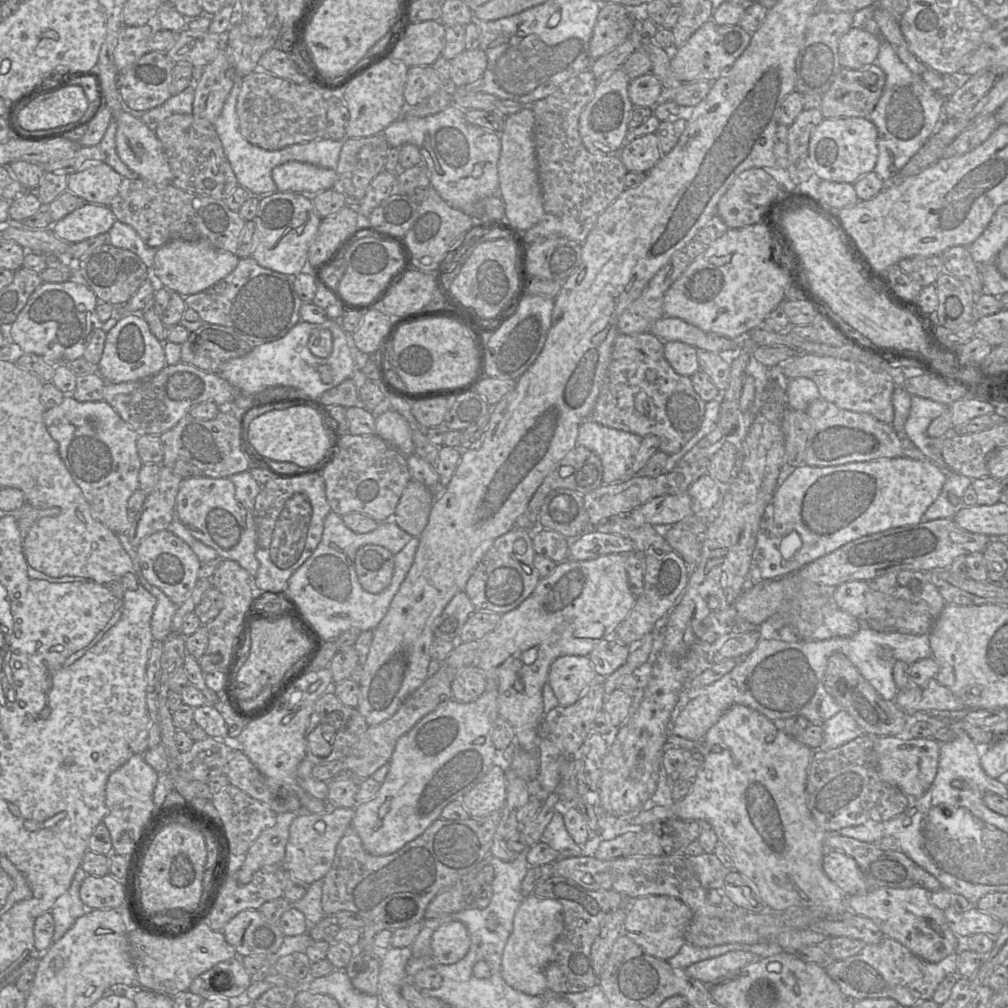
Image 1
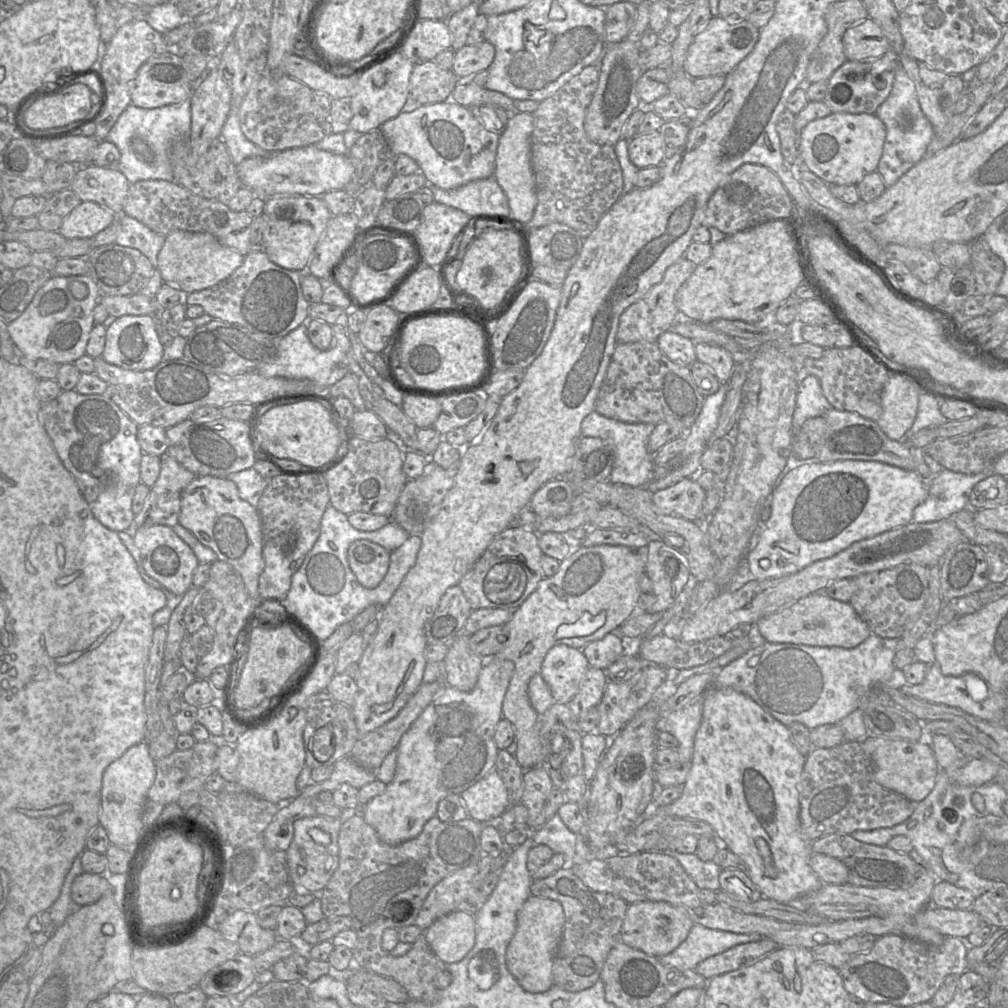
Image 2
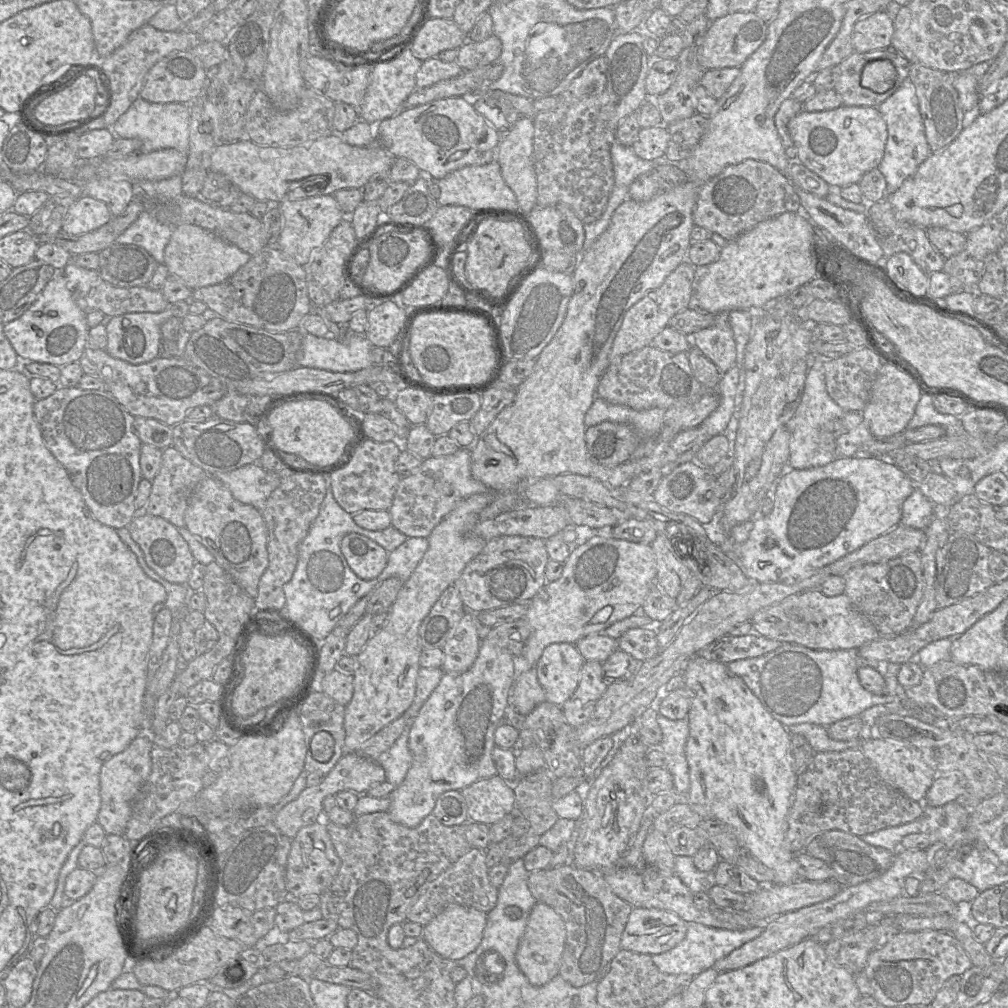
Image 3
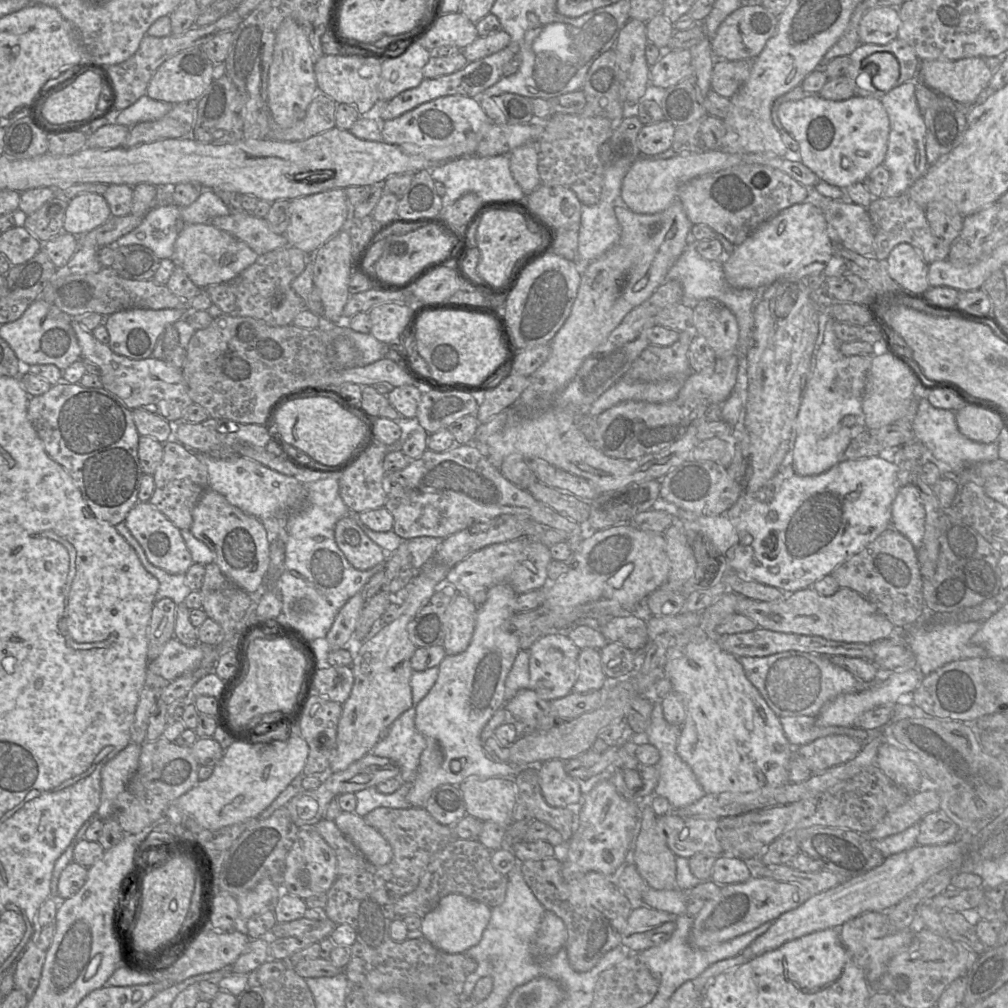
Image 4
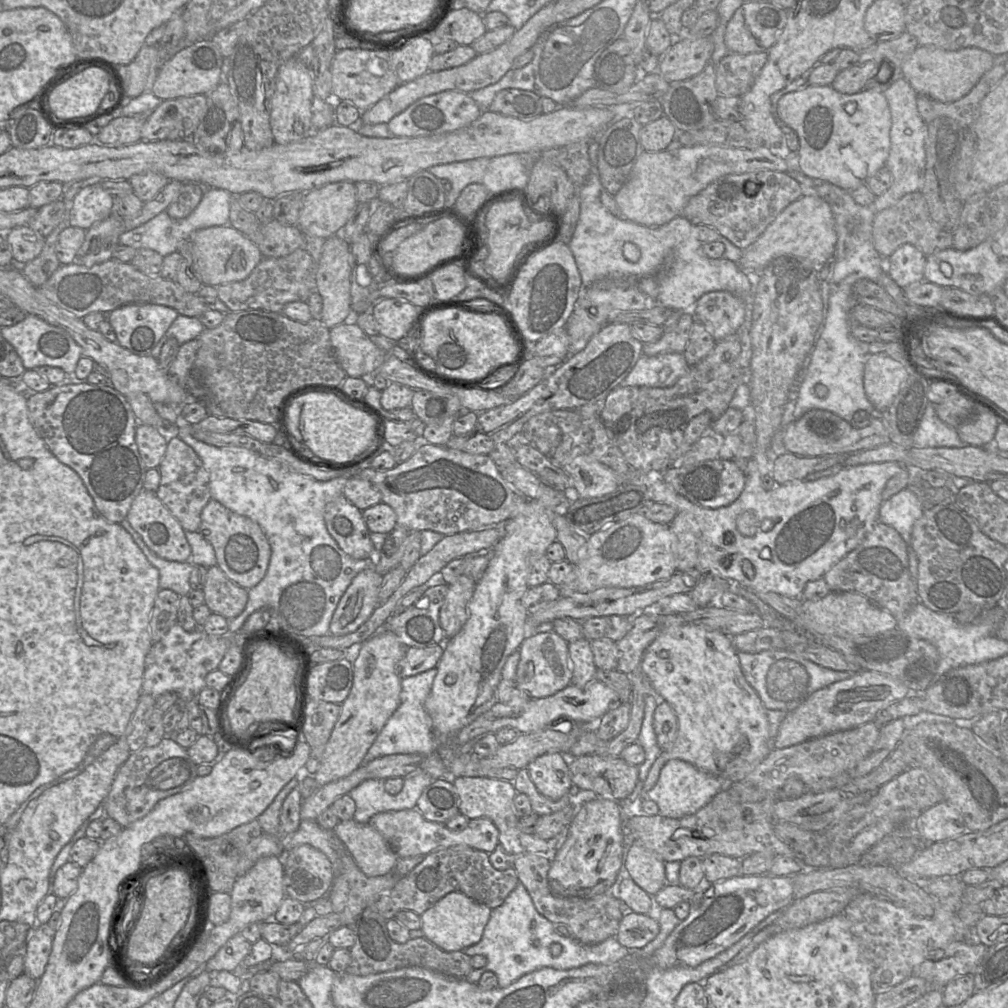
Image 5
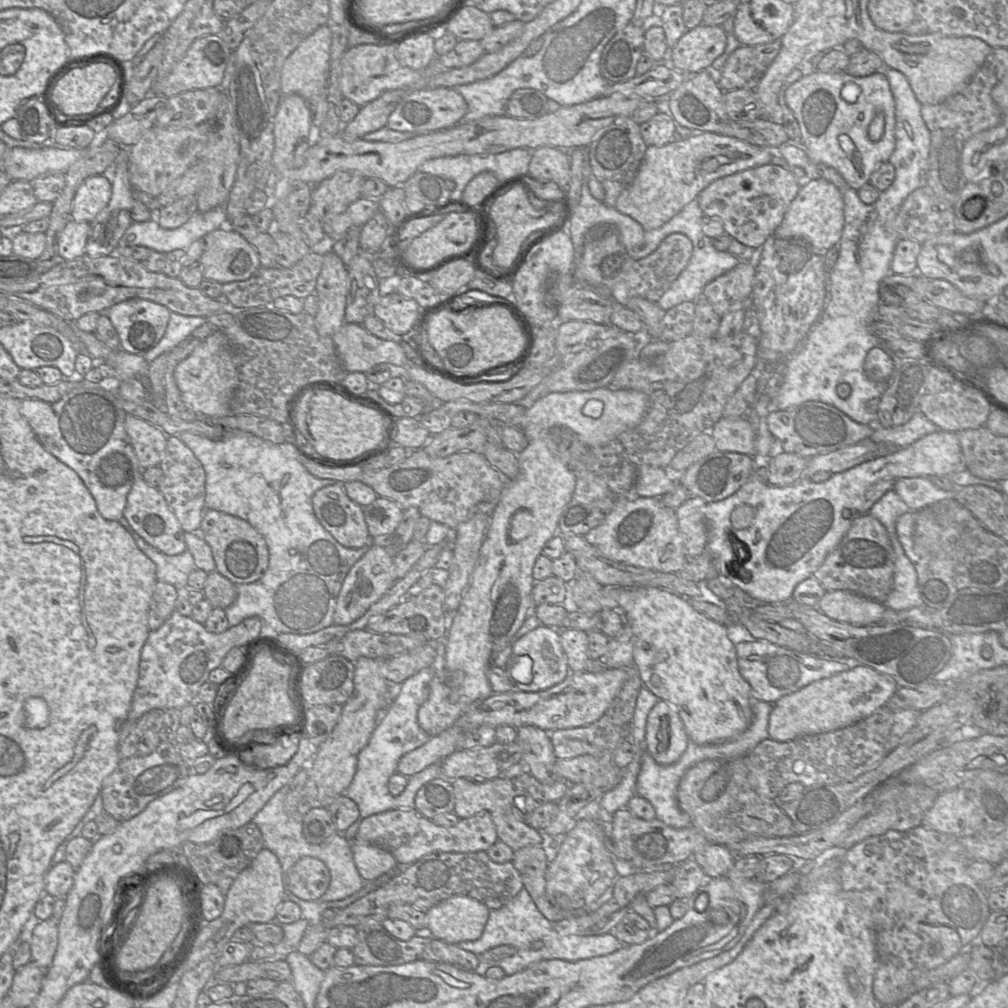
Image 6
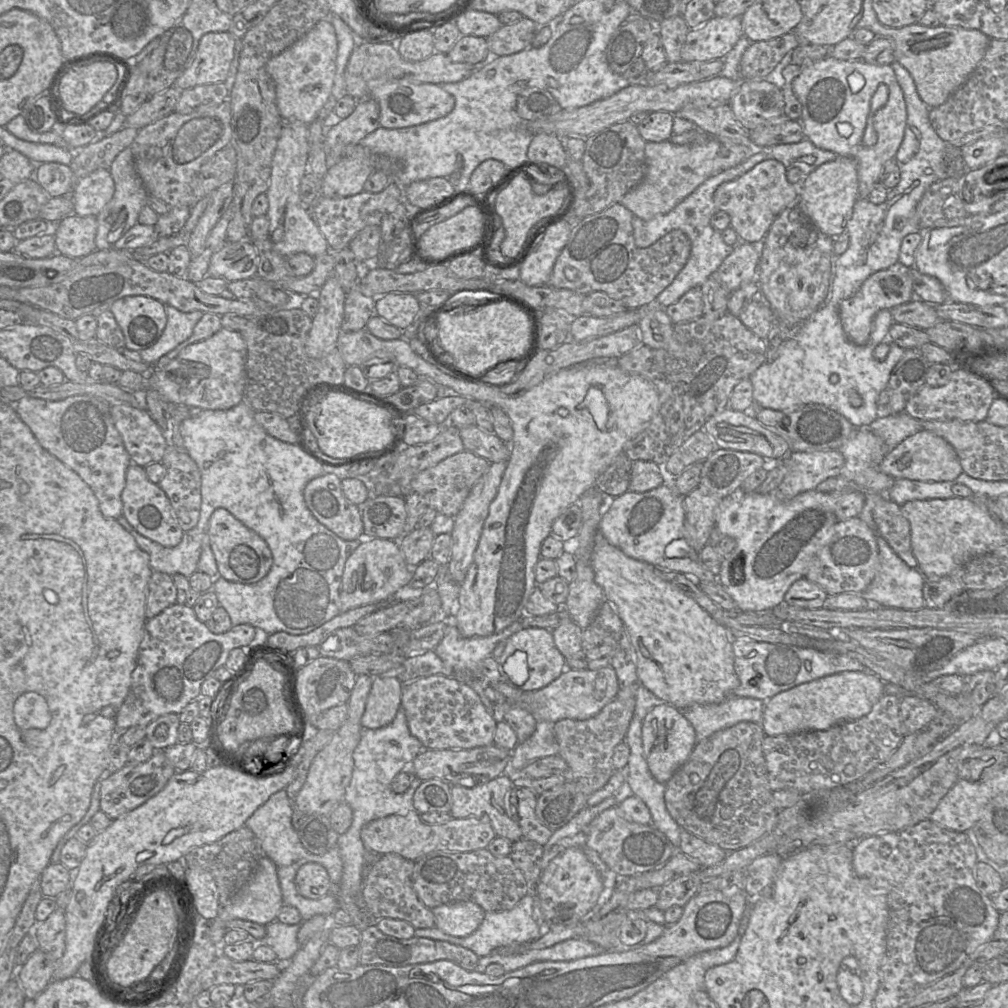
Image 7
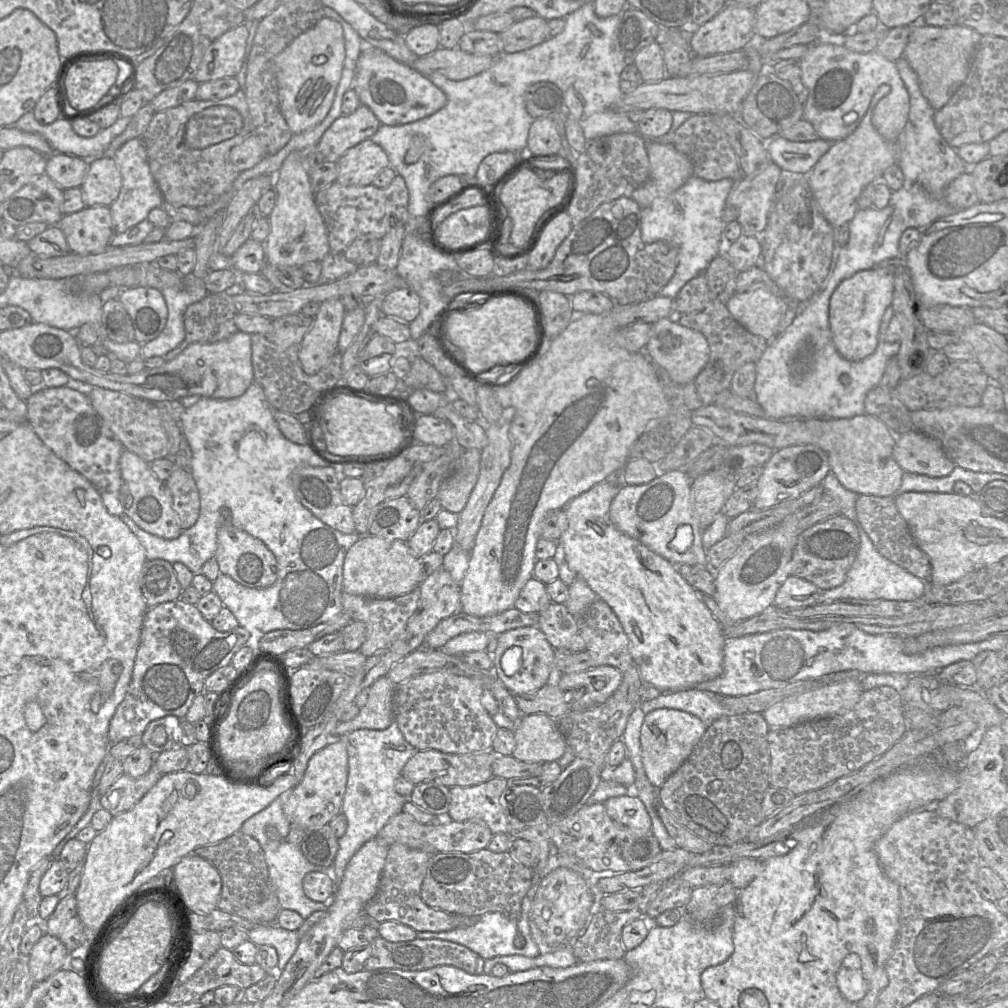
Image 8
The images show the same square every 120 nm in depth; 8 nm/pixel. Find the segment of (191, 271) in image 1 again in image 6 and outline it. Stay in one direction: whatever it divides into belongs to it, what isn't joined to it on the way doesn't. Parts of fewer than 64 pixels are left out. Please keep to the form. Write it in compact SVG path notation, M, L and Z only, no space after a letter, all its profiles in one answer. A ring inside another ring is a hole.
M224 226L206 234L201 257L206 280L221 284L244 281L260 267L257 250L237 231Z

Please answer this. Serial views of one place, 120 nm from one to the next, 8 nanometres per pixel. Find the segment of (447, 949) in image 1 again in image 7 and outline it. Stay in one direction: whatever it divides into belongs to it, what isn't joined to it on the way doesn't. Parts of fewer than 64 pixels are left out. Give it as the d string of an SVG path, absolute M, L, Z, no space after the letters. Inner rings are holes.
M468 901L443 904L431 910L435 927L455 937L466 937L473 933L486 914L479 905Z

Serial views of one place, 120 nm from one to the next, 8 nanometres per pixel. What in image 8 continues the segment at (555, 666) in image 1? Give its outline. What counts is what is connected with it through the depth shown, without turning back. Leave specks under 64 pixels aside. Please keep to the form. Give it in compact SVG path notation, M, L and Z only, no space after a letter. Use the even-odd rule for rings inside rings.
M538 626L508 630L497 636L497 647L494 653L491 654L493 670L495 675L514 696L527 695L537 691L556 676L556 670L554 670L554 652L555 649L550 645L545 634ZM511 647L521 649L521 666L516 674L507 676L501 668L500 659L504 652Z

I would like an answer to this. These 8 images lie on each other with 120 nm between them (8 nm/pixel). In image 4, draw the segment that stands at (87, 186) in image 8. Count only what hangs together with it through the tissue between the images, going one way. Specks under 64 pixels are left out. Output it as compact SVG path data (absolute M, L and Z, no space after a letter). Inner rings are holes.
M80 194L68 203L63 230L75 236L82 236L103 225L111 216L109 205L103 195Z

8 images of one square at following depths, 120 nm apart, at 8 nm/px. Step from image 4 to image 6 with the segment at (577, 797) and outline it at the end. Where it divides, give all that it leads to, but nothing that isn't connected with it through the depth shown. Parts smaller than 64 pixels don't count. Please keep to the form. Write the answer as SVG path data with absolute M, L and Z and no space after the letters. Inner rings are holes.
M530 725L516 730L526 770L542 784L552 784L558 780L554 775L553 767L557 757L553 751L550 733Z

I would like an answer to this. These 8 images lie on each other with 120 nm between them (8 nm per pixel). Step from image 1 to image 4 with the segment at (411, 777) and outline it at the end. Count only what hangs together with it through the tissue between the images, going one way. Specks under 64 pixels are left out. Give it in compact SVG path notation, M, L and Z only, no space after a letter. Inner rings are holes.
M501 583L488 590L485 602L478 606L475 629L468 648L457 655L446 655L438 666L437 680L427 695L416 707L415 726L425 737L426 747L420 756L416 778L411 783L407 801L411 807L424 808L432 792L439 786L459 786L471 776L514 779L518 768L510 763L498 763L489 758L483 748L481 732L494 713L505 705L505 681L513 662L520 651L516 635L508 632L508 624L515 614L518 595L509 584ZM459 760L461 770L453 773L450 762Z

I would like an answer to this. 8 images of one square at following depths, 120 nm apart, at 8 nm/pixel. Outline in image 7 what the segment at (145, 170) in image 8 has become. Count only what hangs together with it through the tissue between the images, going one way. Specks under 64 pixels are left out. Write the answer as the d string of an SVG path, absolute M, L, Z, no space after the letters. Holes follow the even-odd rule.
M131 147L124 149L117 155L109 171L115 183L115 192L109 203L96 216L98 223L95 237L97 250L114 247L114 243L119 240L131 227L138 223L139 213L141 209L147 205L147 199L149 196L136 172Z

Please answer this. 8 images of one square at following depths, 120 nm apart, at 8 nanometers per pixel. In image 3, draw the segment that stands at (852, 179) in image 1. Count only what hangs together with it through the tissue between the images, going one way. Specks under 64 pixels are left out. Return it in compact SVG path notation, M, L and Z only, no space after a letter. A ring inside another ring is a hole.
M841 105L832 110L802 110L787 124L797 148L797 156L810 171L831 187L857 184L872 169L878 168L888 138L887 124L877 107Z

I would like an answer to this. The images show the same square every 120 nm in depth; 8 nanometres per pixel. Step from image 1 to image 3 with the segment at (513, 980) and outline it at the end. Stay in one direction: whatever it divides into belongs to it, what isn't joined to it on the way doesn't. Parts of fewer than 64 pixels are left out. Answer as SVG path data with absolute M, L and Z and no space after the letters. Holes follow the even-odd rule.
M537 902L530 912L525 932L516 952L516 963L532 985L545 985L559 974L565 942L566 927L561 916L547 904Z

